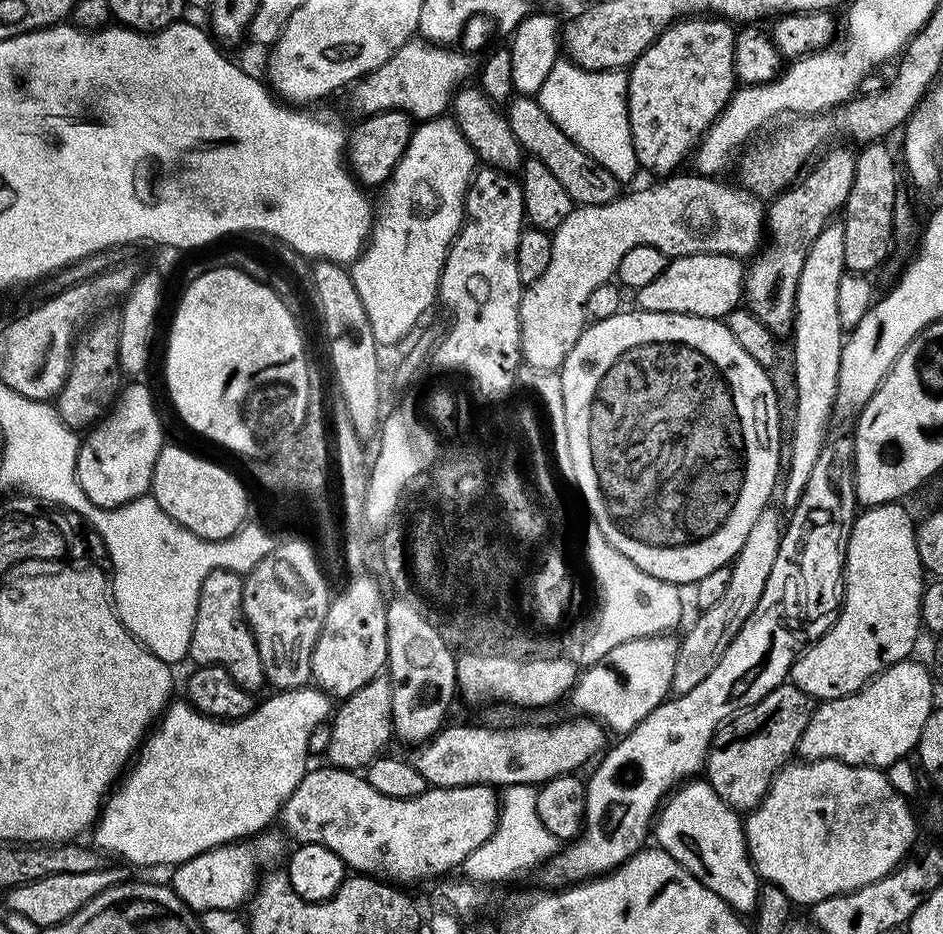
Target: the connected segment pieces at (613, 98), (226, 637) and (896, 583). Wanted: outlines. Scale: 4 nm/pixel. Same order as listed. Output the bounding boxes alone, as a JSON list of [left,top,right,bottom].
[[538,58,638,182],[188,568,266,694],[791,503,926,702]]

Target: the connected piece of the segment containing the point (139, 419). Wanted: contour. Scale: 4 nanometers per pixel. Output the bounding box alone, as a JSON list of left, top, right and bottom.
[76,382,165,508]

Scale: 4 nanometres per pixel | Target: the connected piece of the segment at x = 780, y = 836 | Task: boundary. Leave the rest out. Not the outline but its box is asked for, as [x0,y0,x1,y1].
[743,760,918,906]

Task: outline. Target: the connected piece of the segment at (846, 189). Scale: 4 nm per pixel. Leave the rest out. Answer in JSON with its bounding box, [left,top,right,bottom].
[744,147,856,338]

